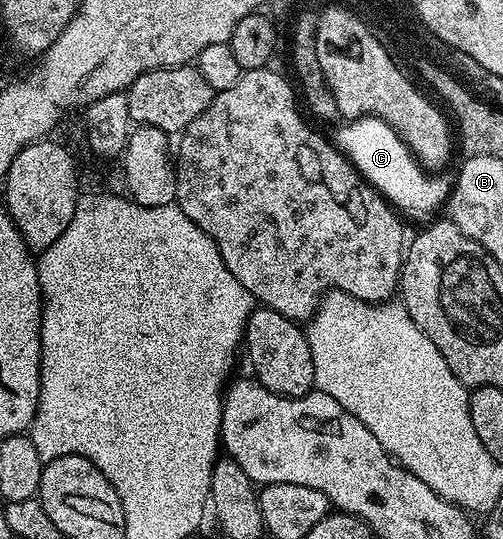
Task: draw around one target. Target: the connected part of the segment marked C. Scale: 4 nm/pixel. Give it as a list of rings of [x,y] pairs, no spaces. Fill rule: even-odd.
[[[358,118],[347,120],[332,136],[332,142],[340,152],[356,167],[356,171],[407,222],[424,225],[437,218],[438,212],[449,202],[455,187],[457,172],[445,169],[439,173],[428,172],[413,157],[412,151],[392,126],[386,125],[380,118]]]

